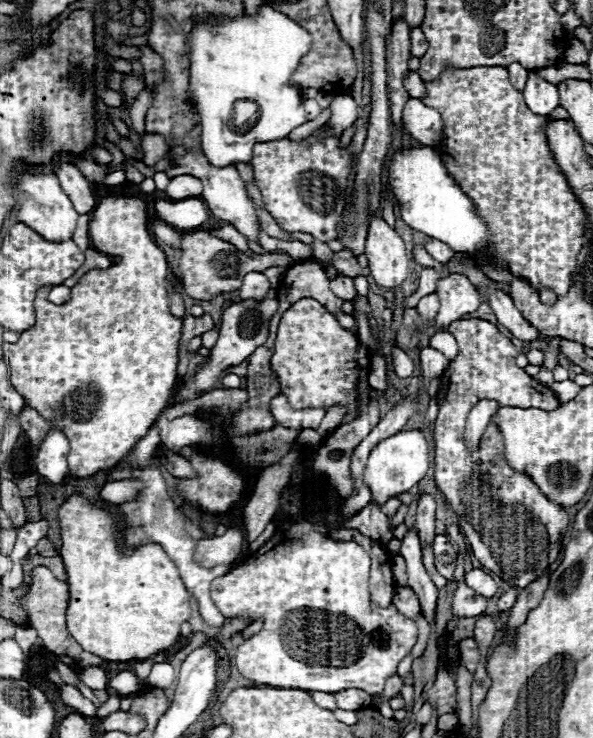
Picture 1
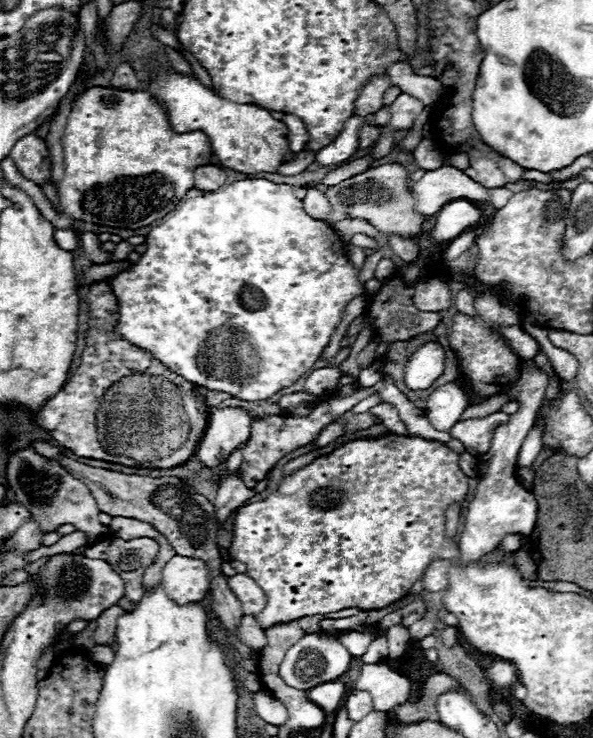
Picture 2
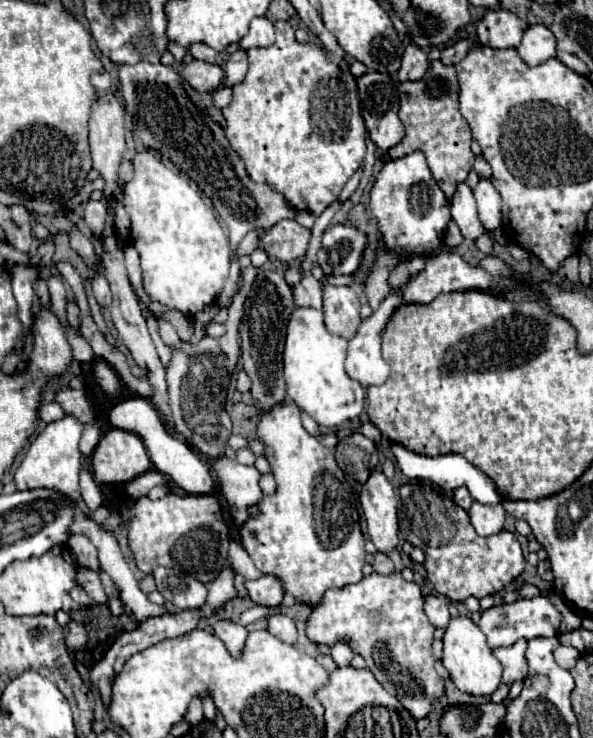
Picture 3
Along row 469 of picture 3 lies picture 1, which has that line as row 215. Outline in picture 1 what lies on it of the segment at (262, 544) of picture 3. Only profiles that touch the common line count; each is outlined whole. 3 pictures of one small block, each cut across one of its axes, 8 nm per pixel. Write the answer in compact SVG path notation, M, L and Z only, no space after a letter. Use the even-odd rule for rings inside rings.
M314 134L302 142L282 138L278 142L258 142L254 146L254 158L250 164L254 166L256 186L262 194L266 210L272 218L276 218L282 230L306 232L322 242L336 240L336 226L344 210L344 192L352 172L352 156L338 144L340 140L336 136L318 140Z

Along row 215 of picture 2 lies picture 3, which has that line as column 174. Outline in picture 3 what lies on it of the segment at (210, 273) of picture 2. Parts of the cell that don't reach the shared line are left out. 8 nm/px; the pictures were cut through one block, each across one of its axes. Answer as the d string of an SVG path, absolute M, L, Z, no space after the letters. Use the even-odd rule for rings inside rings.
M144 150L134 158L134 178L124 184L124 204L128 204L128 214L132 220L130 240L140 254L144 290L150 294L150 298L182 310L188 316L194 316L208 304L216 304L230 270L230 248L228 236L222 230L214 208L204 202L198 186L176 166L164 162L156 150Z

